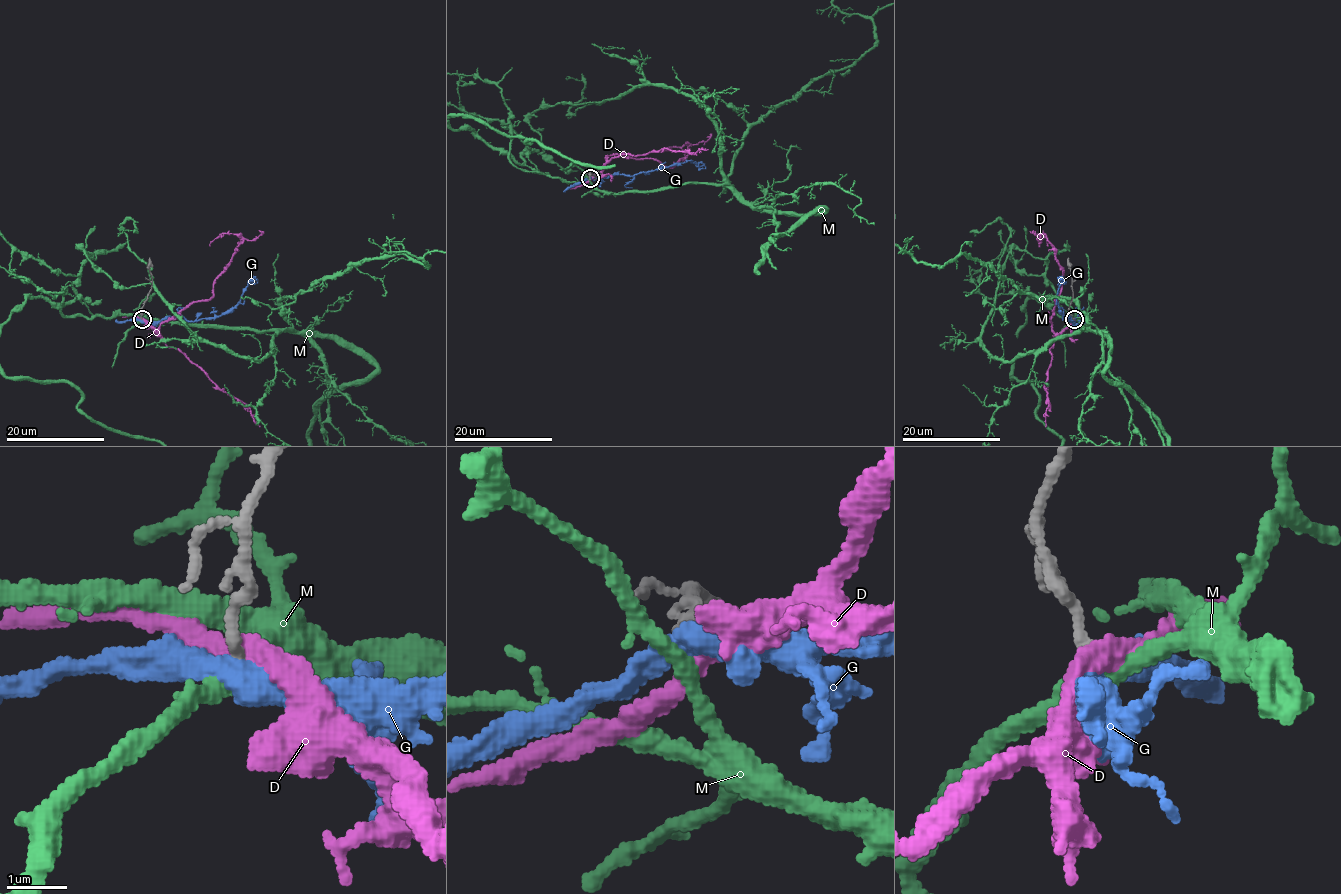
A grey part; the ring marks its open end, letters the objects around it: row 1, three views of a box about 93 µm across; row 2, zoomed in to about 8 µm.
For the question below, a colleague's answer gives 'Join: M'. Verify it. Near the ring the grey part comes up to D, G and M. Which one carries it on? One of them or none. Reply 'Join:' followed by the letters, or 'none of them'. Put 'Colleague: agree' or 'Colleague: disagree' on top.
Colleague: agree
Join: M

